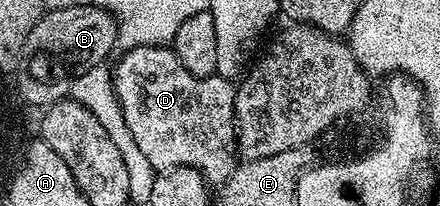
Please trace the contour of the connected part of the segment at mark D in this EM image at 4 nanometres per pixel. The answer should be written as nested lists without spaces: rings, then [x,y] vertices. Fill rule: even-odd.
[[[171,46],[134,47],[123,52],[112,75],[112,86],[116,88],[116,99],[138,149],[142,149],[150,165],[158,173],[175,167],[193,167],[204,176],[205,184],[223,185],[238,165],[238,144],[236,141],[236,88],[231,79],[218,74],[203,79],[192,75],[182,61],[178,61]]]

